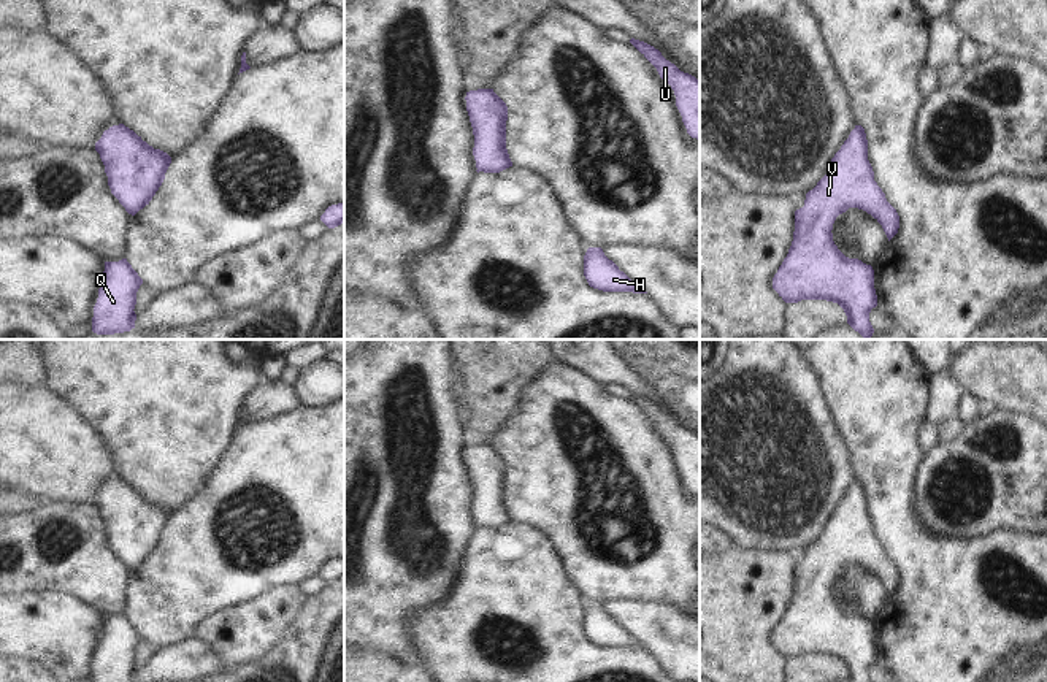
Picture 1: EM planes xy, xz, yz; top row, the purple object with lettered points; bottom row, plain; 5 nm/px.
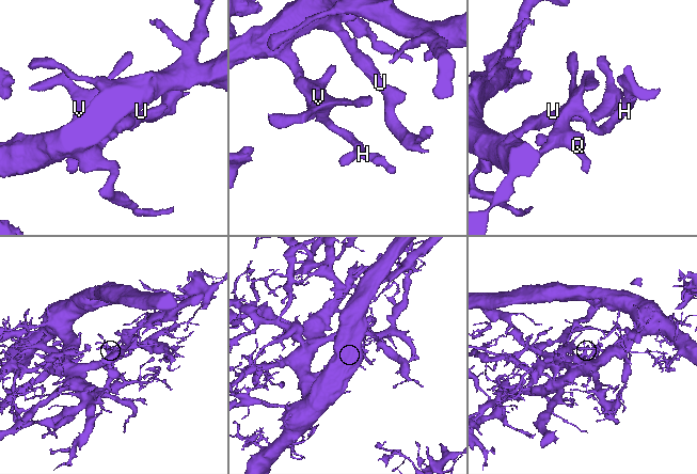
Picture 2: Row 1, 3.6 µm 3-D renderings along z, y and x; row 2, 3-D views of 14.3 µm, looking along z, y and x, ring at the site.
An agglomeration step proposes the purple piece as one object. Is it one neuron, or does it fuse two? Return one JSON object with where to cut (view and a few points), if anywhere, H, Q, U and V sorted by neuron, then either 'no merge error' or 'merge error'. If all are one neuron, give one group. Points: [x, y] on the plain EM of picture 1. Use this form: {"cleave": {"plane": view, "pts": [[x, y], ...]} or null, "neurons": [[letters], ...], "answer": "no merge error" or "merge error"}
{"cleave": null, "neurons": [["H", "Q", "U", "V"]], "answer": "no merge error"}

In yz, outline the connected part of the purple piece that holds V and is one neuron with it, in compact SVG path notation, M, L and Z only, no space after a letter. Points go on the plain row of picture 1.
M855 481L826 530L806 549L804 561L795 566L793 596L773 633L773 644L785 658L838 658L850 682L872 682L869 668L877 661L874 625L846 612L833 596L833 579L849 563L871 569L888 596L898 588L899 571L874 536L861 481Z

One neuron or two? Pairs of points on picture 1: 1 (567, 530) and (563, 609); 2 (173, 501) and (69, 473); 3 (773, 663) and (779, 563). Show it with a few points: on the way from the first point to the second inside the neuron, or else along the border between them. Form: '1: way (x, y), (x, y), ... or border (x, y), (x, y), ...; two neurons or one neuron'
1: border (543, 532), (560, 552), (567, 571), (584, 593); two neurons
2: border (107, 441), (124, 478); two neurons
3: way (760, 638), (760, 589); one neuron

